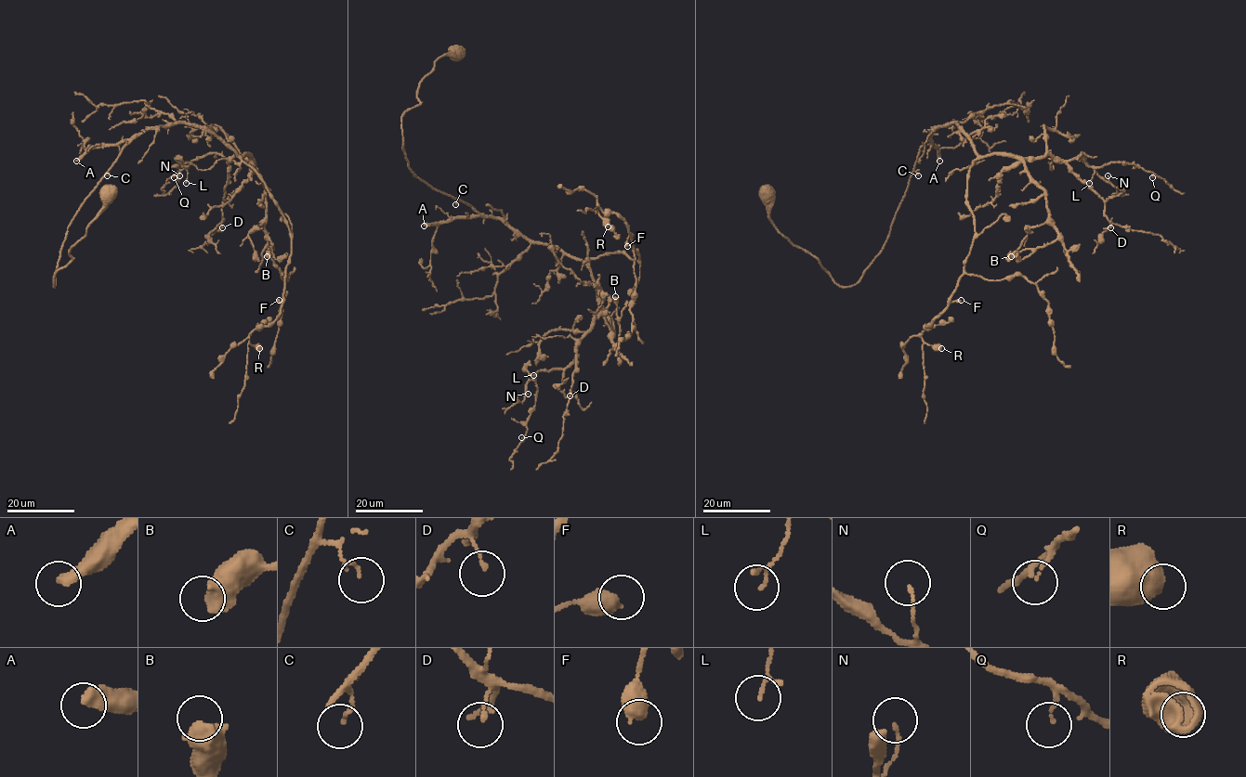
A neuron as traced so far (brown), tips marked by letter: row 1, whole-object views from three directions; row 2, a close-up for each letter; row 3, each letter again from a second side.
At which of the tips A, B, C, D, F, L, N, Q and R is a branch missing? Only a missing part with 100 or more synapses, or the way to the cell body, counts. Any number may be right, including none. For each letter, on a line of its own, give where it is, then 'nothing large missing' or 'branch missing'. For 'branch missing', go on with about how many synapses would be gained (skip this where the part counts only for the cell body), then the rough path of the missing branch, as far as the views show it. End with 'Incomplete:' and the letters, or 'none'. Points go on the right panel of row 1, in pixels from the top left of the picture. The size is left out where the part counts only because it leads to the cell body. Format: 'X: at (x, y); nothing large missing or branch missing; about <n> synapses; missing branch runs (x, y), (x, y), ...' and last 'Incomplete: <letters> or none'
A: at (939, 161); branch missing; about 150 synapses; missing branch runs (939, 161), (920, 191), (911, 239), (896, 270), (898, 293), (907, 306), (907, 323), (926, 351), (913, 341)
B: at (1011, 256); nothing large missing
C: at (918, 175); nothing large missing
D: at (1110, 227); nothing large missing
F: at (961, 300); nothing large missing
L: at (1089, 183); nothing large missing
N: at (1108, 175); nothing large missing
Q: at (1152, 177); nothing large missing
R: at (941, 348); nothing large missing
Incomplete: A

